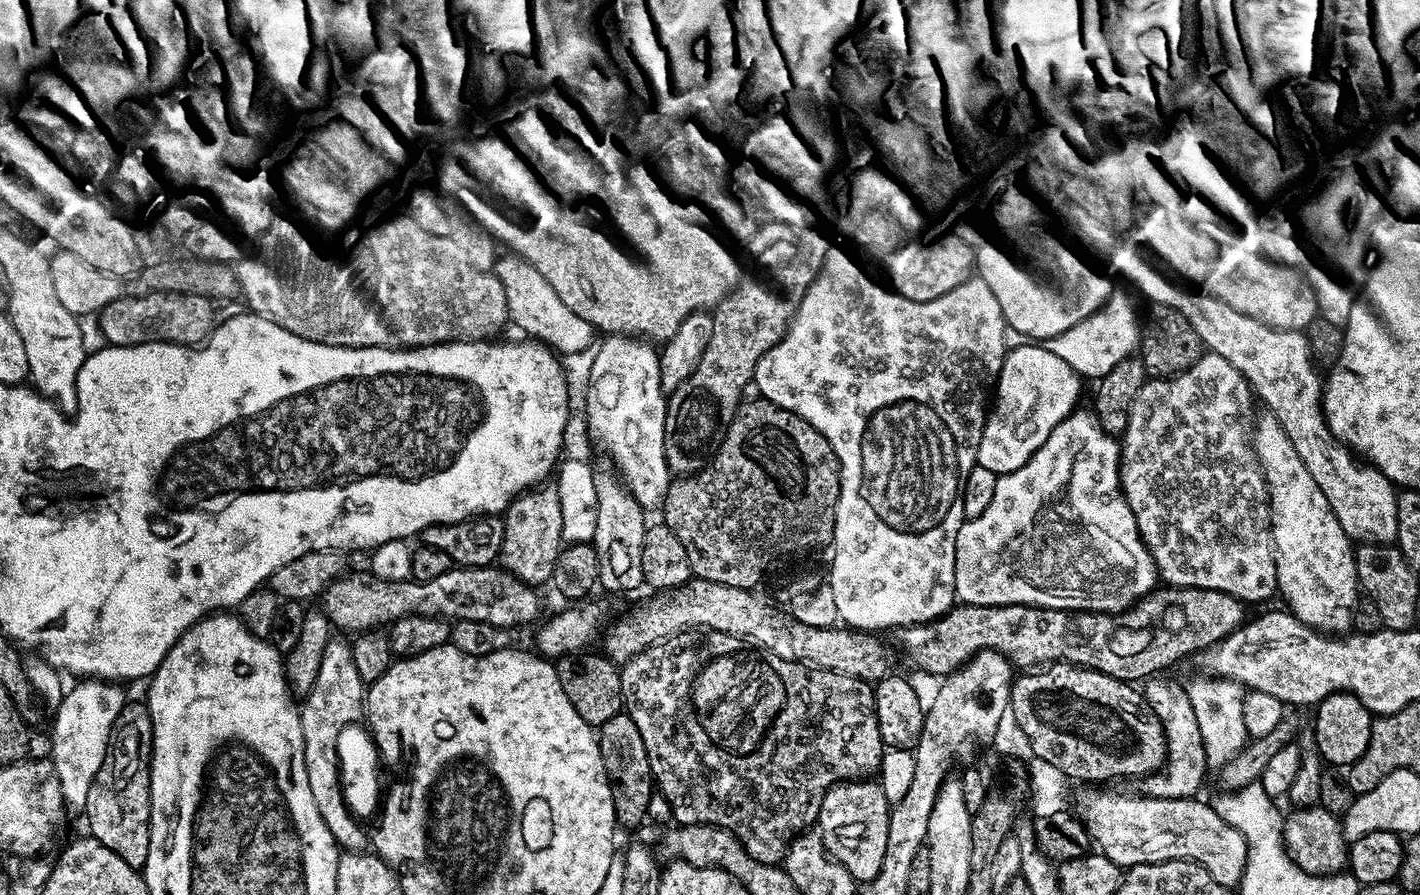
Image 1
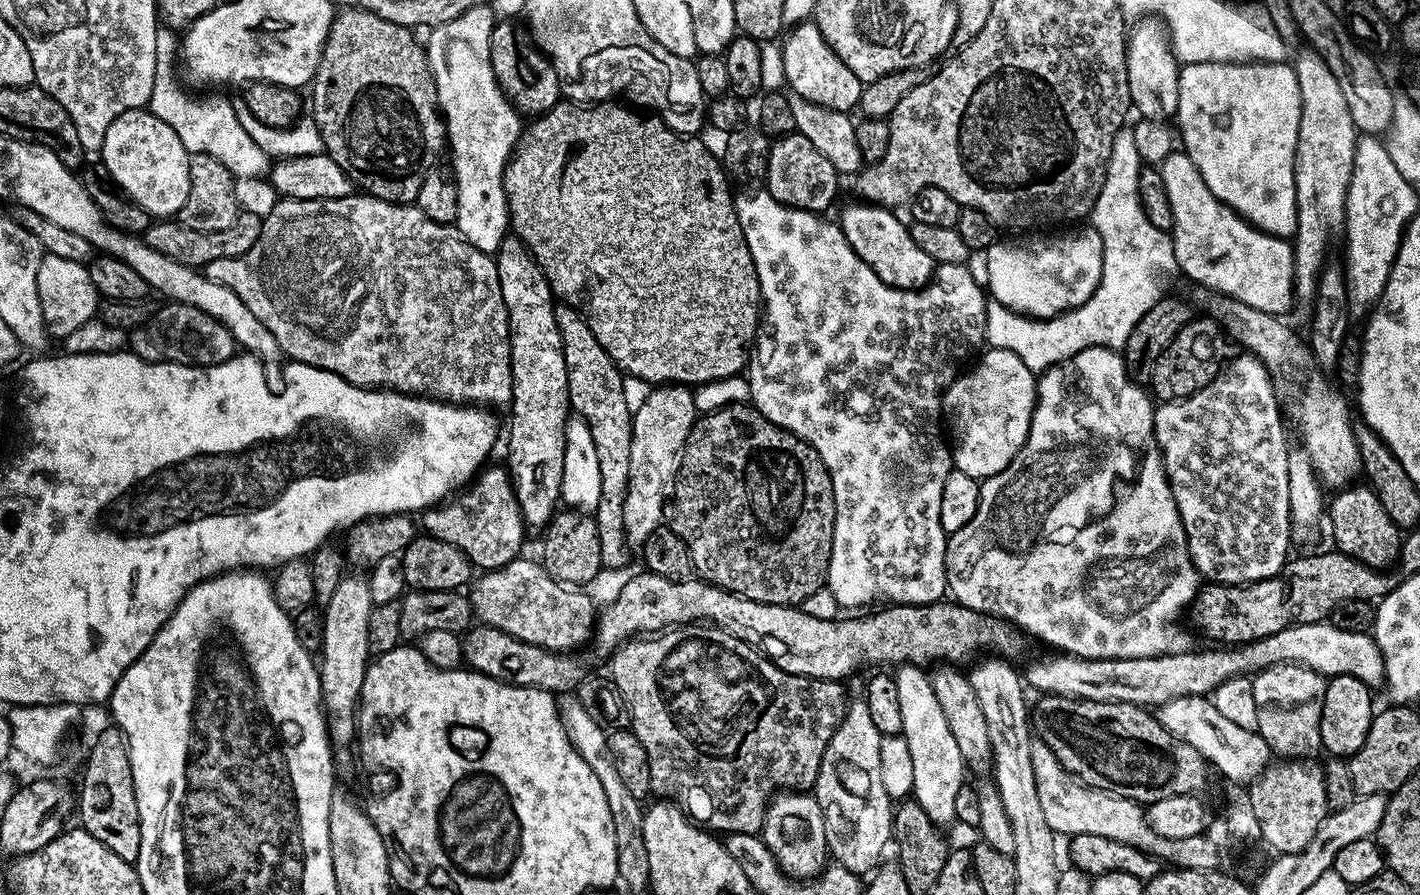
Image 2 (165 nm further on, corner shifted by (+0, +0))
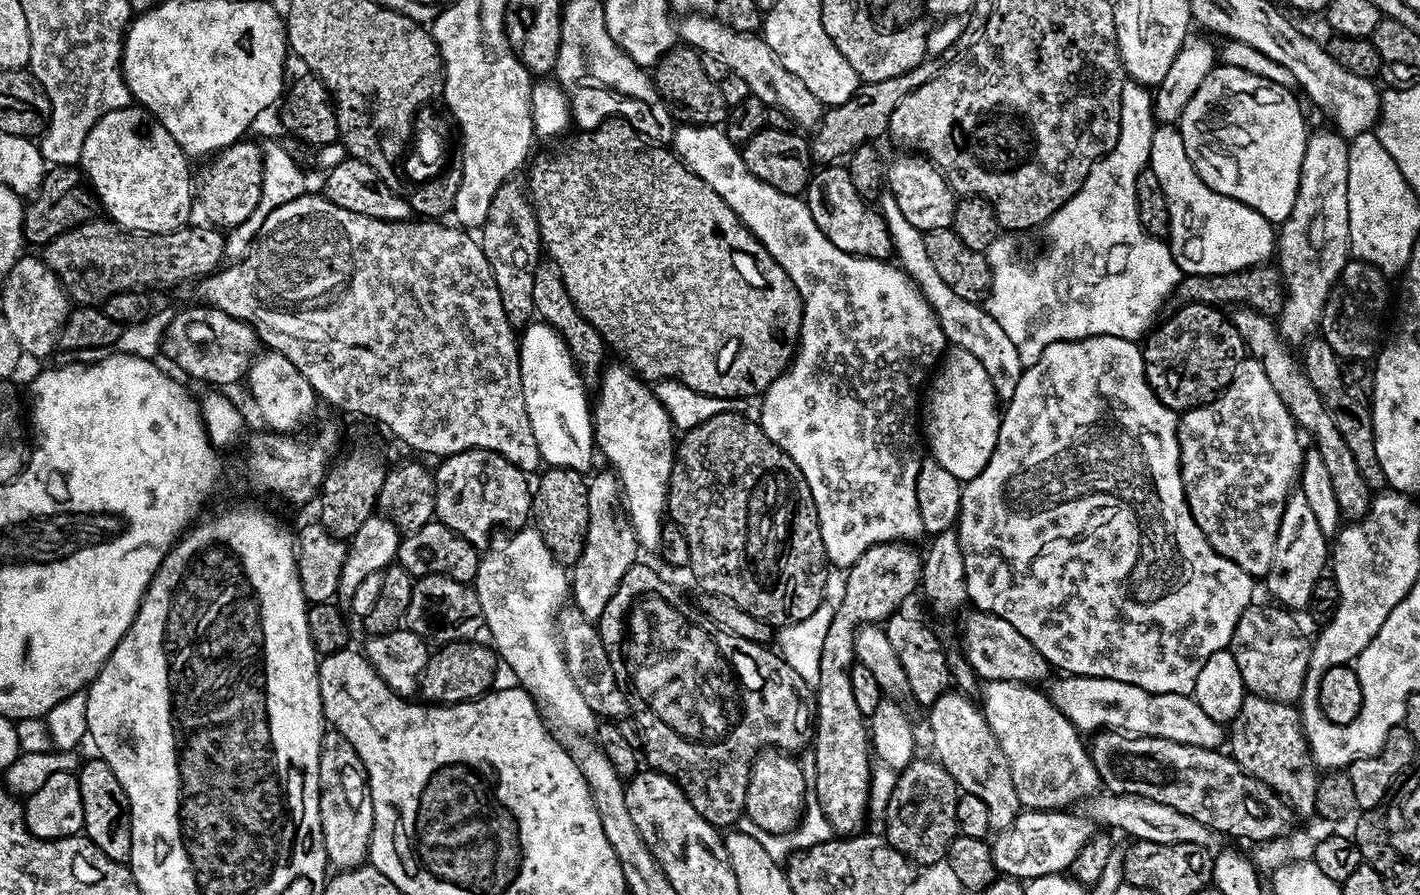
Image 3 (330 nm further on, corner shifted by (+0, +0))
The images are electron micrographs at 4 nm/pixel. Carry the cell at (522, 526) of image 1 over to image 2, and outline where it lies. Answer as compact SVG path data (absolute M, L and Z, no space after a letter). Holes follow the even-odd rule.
M515 235L504 237L494 259L498 270L498 282L502 286L502 302L508 307L508 352L512 356L512 421L508 424L508 461L506 467L516 491L525 529L544 530L558 512L561 503L562 462L564 461L564 427L570 419L568 402L568 371L562 350L562 334L556 321L557 305L552 287L540 269L536 259Z

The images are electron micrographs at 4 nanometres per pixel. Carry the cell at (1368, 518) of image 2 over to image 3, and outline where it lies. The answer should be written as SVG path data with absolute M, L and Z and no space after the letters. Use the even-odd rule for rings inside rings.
M1243 306L1237 307L1230 319L1242 338L1247 355L1259 360L1262 370L1266 370L1266 378L1270 378L1270 386L1278 390L1278 398L1282 398L1293 420L1305 433L1308 431L1312 435L1311 443L1322 454L1322 462L1326 462L1326 470L1330 473L1330 482L1334 482L1334 498L1338 498L1338 510L1343 519L1348 522L1361 520L1372 505L1373 489L1368 487L1366 478L1362 478L1358 465L1354 463L1354 454L1350 454L1350 446L1346 446L1346 438L1342 438L1338 426L1334 426L1330 410L1326 410L1318 390L1314 390L1301 361L1292 357L1293 349L1281 336L1277 321Z

